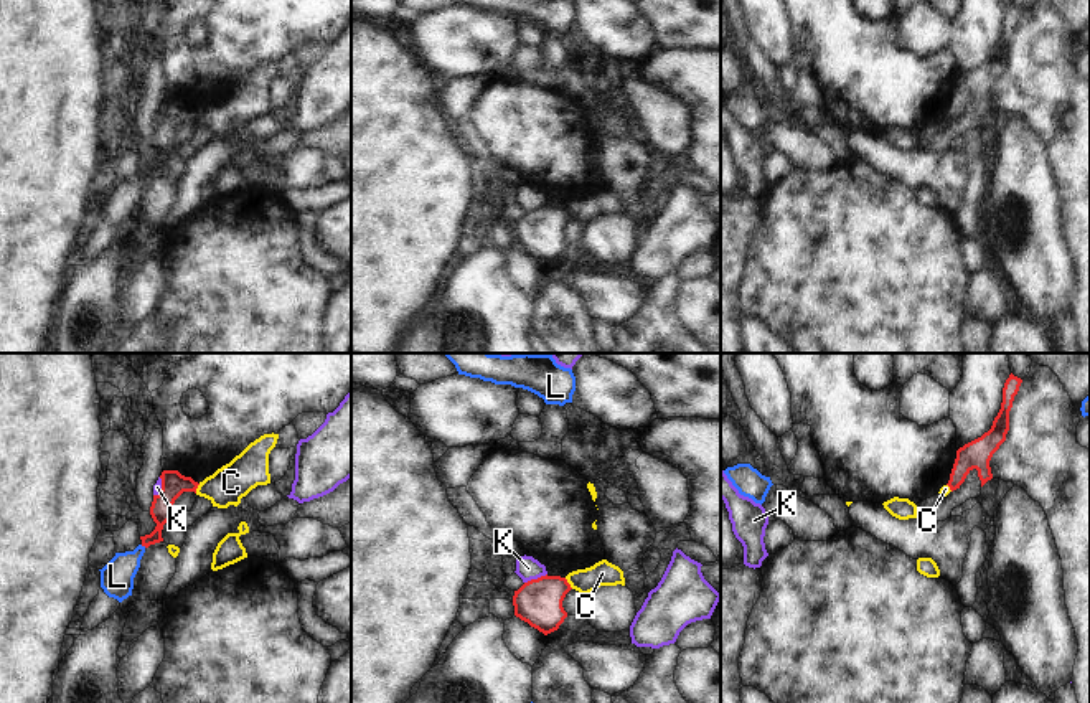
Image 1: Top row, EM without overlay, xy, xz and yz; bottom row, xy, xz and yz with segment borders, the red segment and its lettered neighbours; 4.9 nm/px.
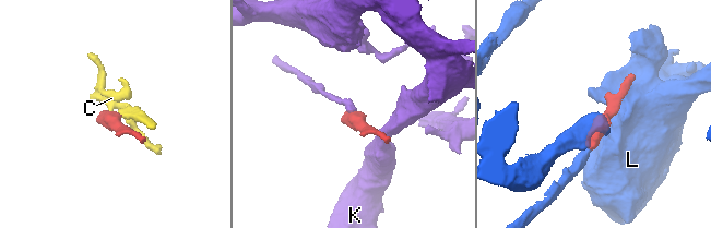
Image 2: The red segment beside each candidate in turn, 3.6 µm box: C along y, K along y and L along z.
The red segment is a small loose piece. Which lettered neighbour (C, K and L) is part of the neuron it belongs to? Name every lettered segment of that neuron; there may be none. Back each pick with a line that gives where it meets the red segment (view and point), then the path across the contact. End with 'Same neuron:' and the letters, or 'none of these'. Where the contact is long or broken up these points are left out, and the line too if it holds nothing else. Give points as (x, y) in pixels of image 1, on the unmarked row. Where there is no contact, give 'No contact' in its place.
L: Touches red at xy (144, 175). Path across: xy (162, 137), (160, 155), (144, 175), (117, 207)
Same neuron: L.

